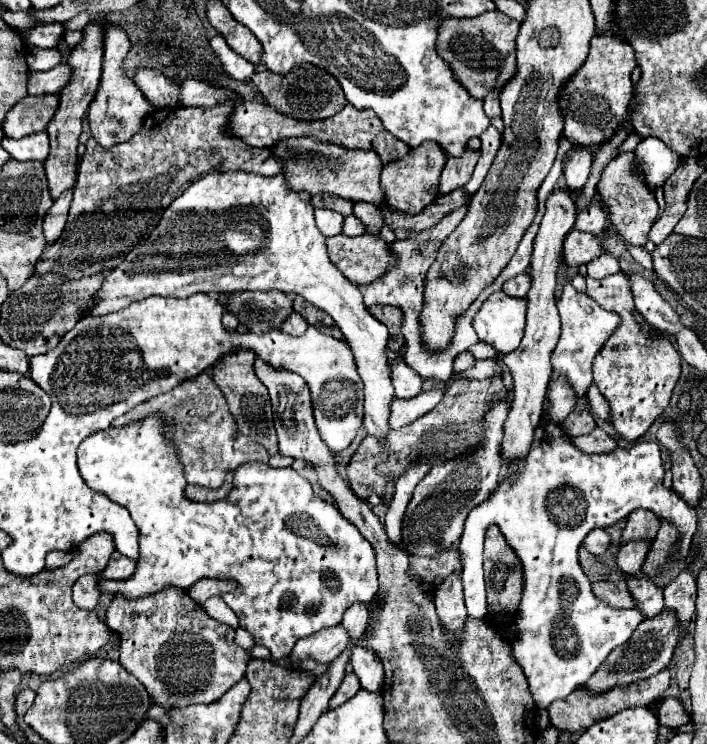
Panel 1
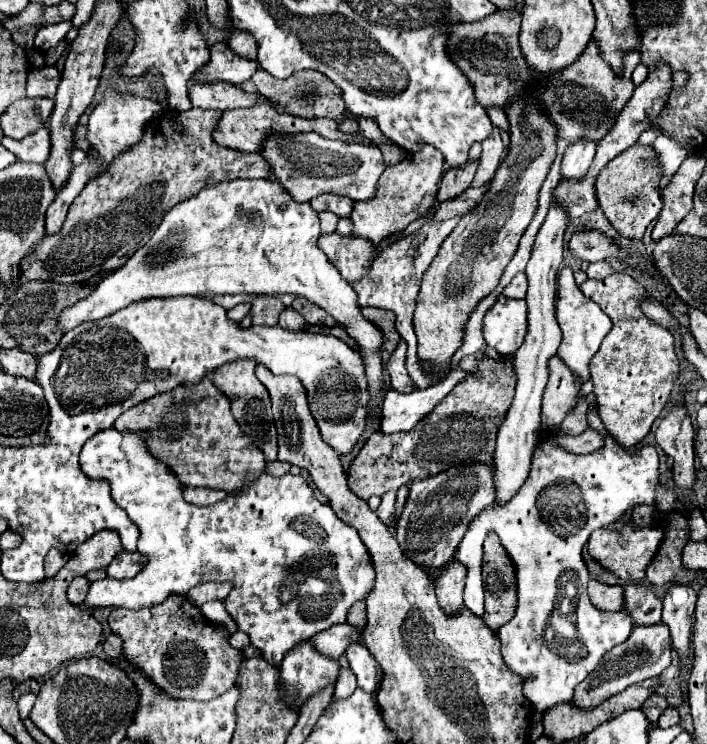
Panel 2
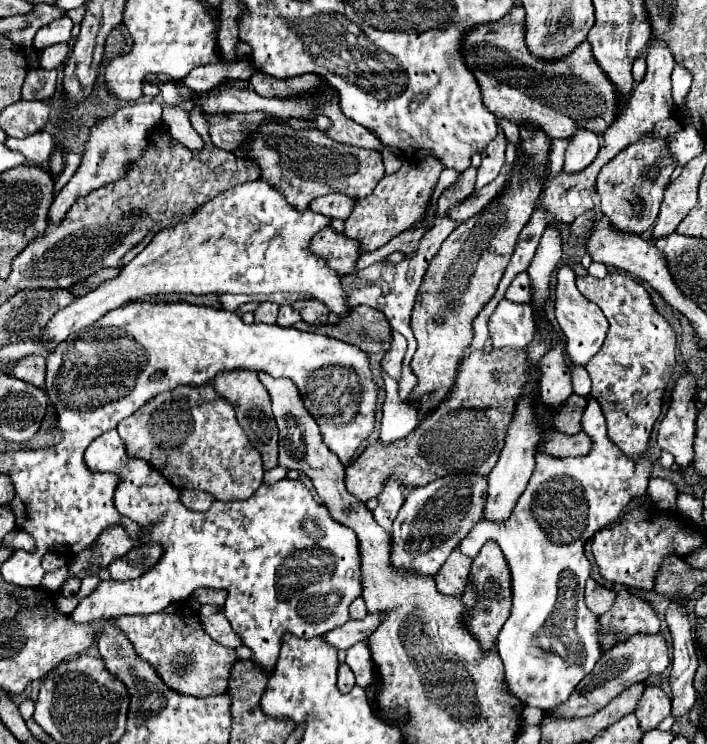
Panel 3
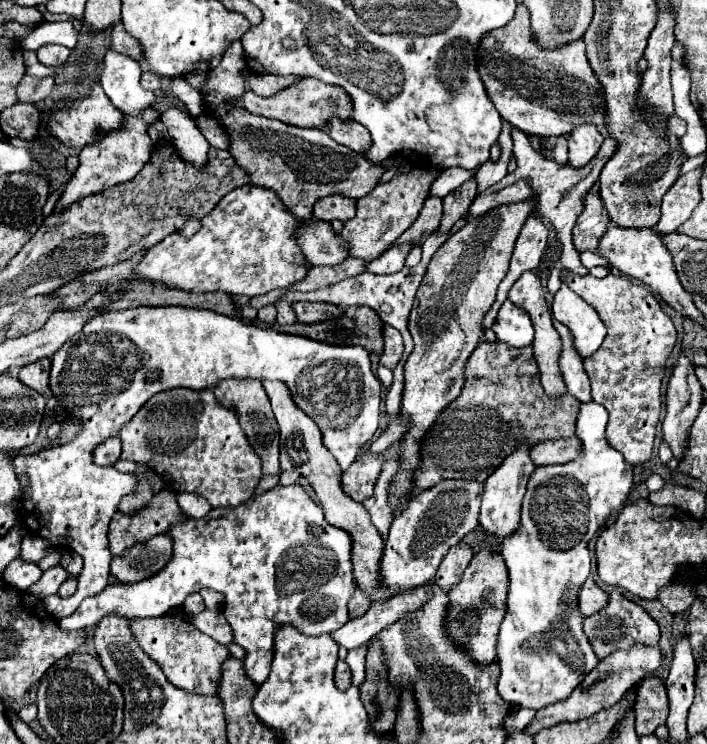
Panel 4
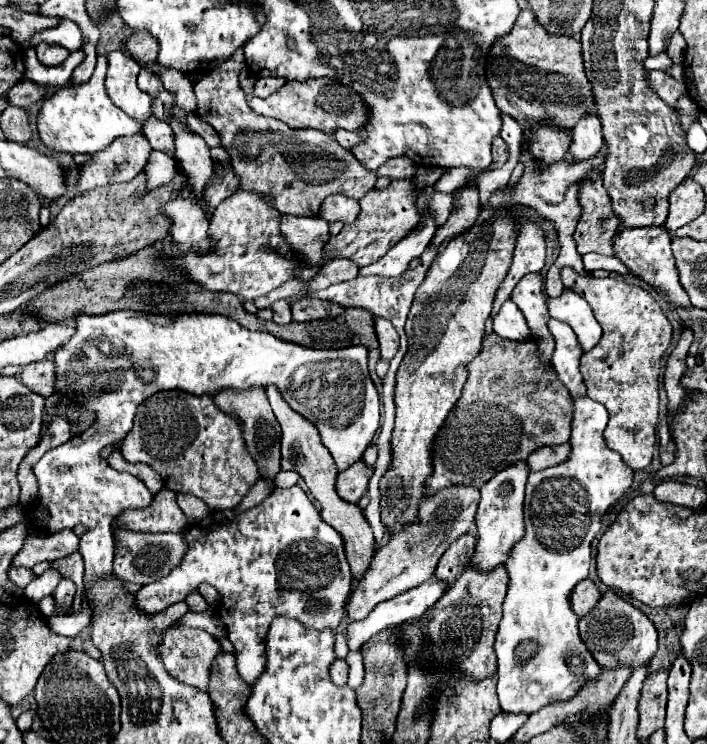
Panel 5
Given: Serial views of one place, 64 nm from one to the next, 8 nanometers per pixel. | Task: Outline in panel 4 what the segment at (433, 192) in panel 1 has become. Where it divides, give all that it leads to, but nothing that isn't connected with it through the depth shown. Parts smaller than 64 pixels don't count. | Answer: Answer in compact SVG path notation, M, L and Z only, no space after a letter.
M432 166L428 170L412 168L408 172L398 172L390 182L378 184L368 196L360 198L356 202L356 216L344 222L344 228L340 232L340 236L350 246L350 254L364 260L378 258L404 230L408 230L416 222L438 172L440 170Z

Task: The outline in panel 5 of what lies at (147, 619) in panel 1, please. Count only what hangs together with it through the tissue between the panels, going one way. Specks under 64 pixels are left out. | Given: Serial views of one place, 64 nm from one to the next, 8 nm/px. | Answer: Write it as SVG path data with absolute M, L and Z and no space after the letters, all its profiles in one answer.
M174 624L172 628L166 628L166 632L162 632L160 642L154 644L154 650L172 678L180 680L180 684L188 684L196 690L208 692L208 676L212 660L216 660L216 656L222 652L220 642L216 638L212 638L208 632L200 628L184 628L182 624Z

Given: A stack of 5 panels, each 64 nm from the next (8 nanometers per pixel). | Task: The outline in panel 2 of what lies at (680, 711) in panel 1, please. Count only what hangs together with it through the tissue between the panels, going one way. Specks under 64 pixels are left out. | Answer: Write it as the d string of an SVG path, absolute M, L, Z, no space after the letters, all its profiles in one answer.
M670 704L670 706L666 708L666 712L664 712L664 716L660 716L658 726L660 726L660 728L670 728L670 726L674 726L674 724L680 724L680 714L678 714L678 708Z

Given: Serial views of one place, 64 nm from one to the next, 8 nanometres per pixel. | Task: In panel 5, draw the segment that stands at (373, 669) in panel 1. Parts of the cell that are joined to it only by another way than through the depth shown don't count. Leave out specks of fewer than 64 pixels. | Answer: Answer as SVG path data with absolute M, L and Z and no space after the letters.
M360 650L350 651L345 660L349 665L348 686L356 690L362 684L365 674L362 653Z

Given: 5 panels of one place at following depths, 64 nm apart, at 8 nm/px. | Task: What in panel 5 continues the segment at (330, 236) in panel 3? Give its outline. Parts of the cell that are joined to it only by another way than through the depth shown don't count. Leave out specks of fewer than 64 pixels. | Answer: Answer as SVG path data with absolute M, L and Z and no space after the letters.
M282 216L282 234L286 238L286 242L292 246L292 250L306 260L308 264L316 264L322 266L324 260L324 244L330 238L330 230L328 230L328 222L318 218L318 216L310 216L310 218L302 218L302 216Z

